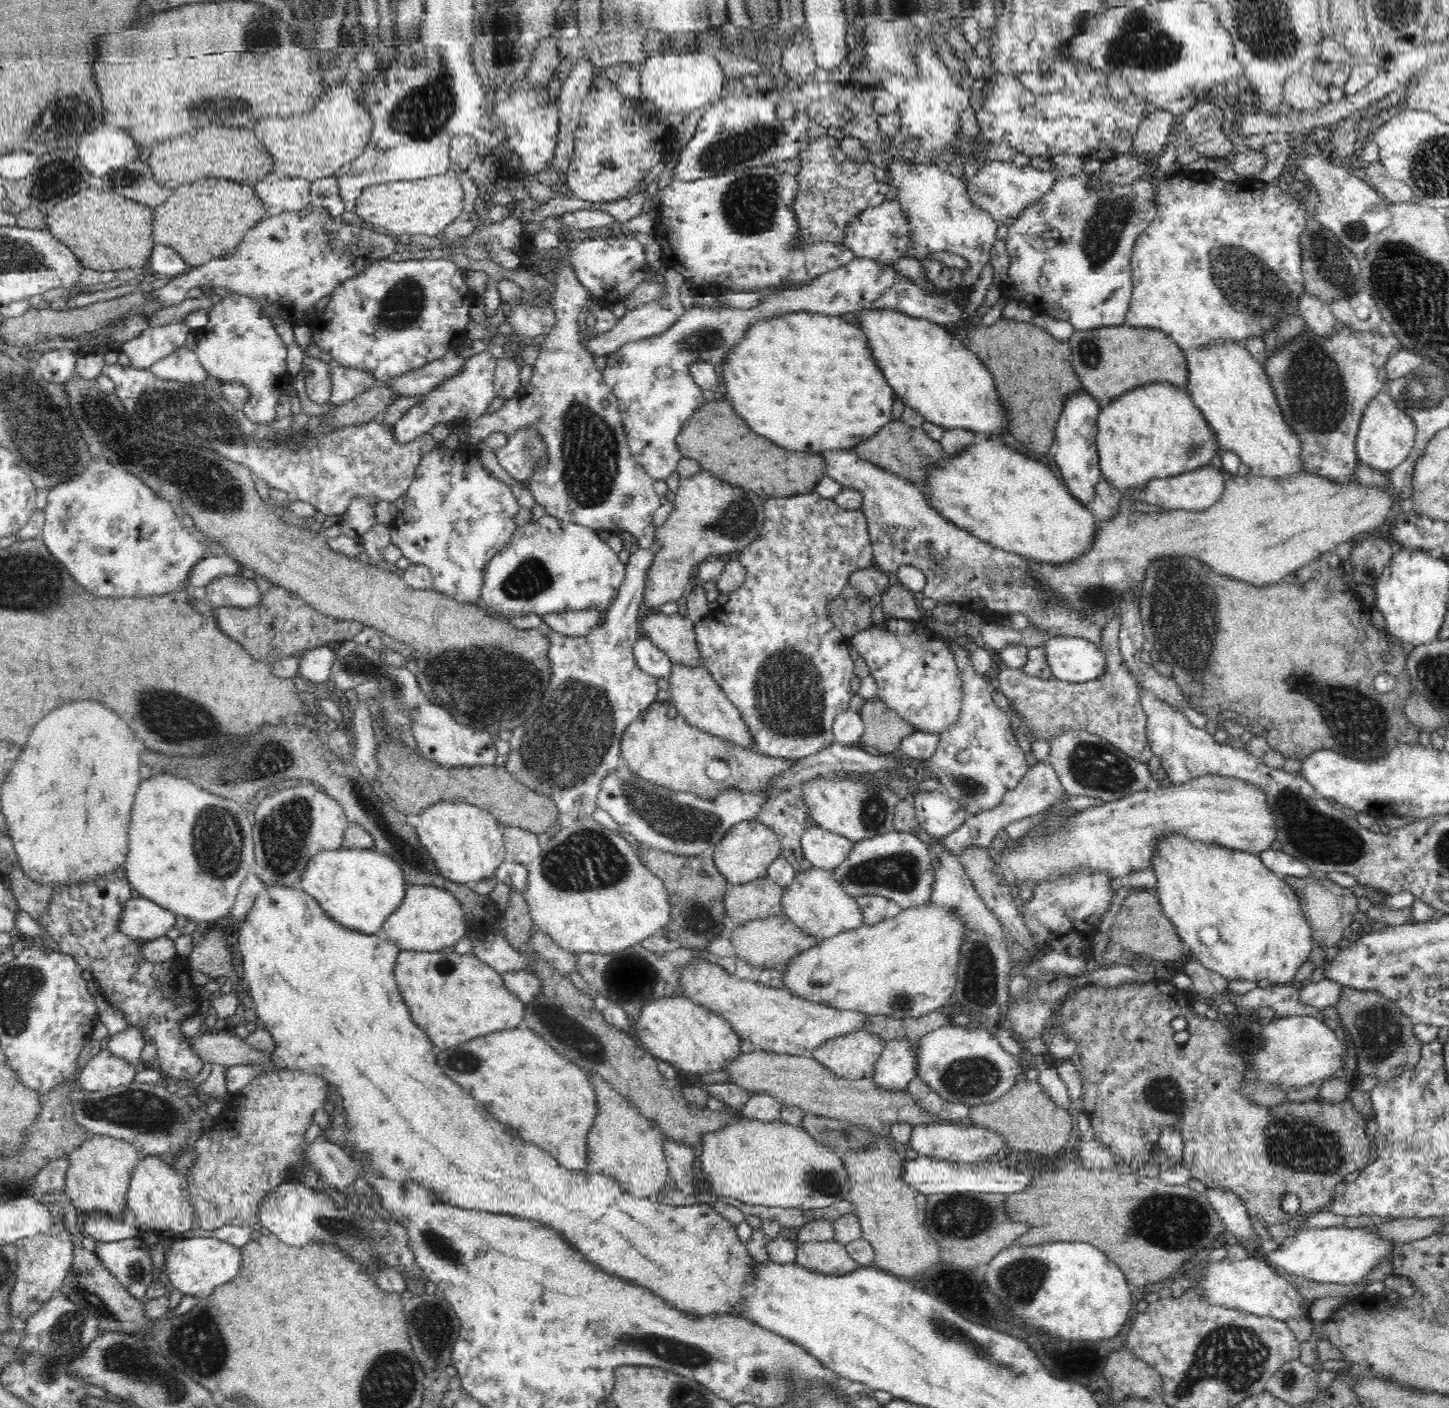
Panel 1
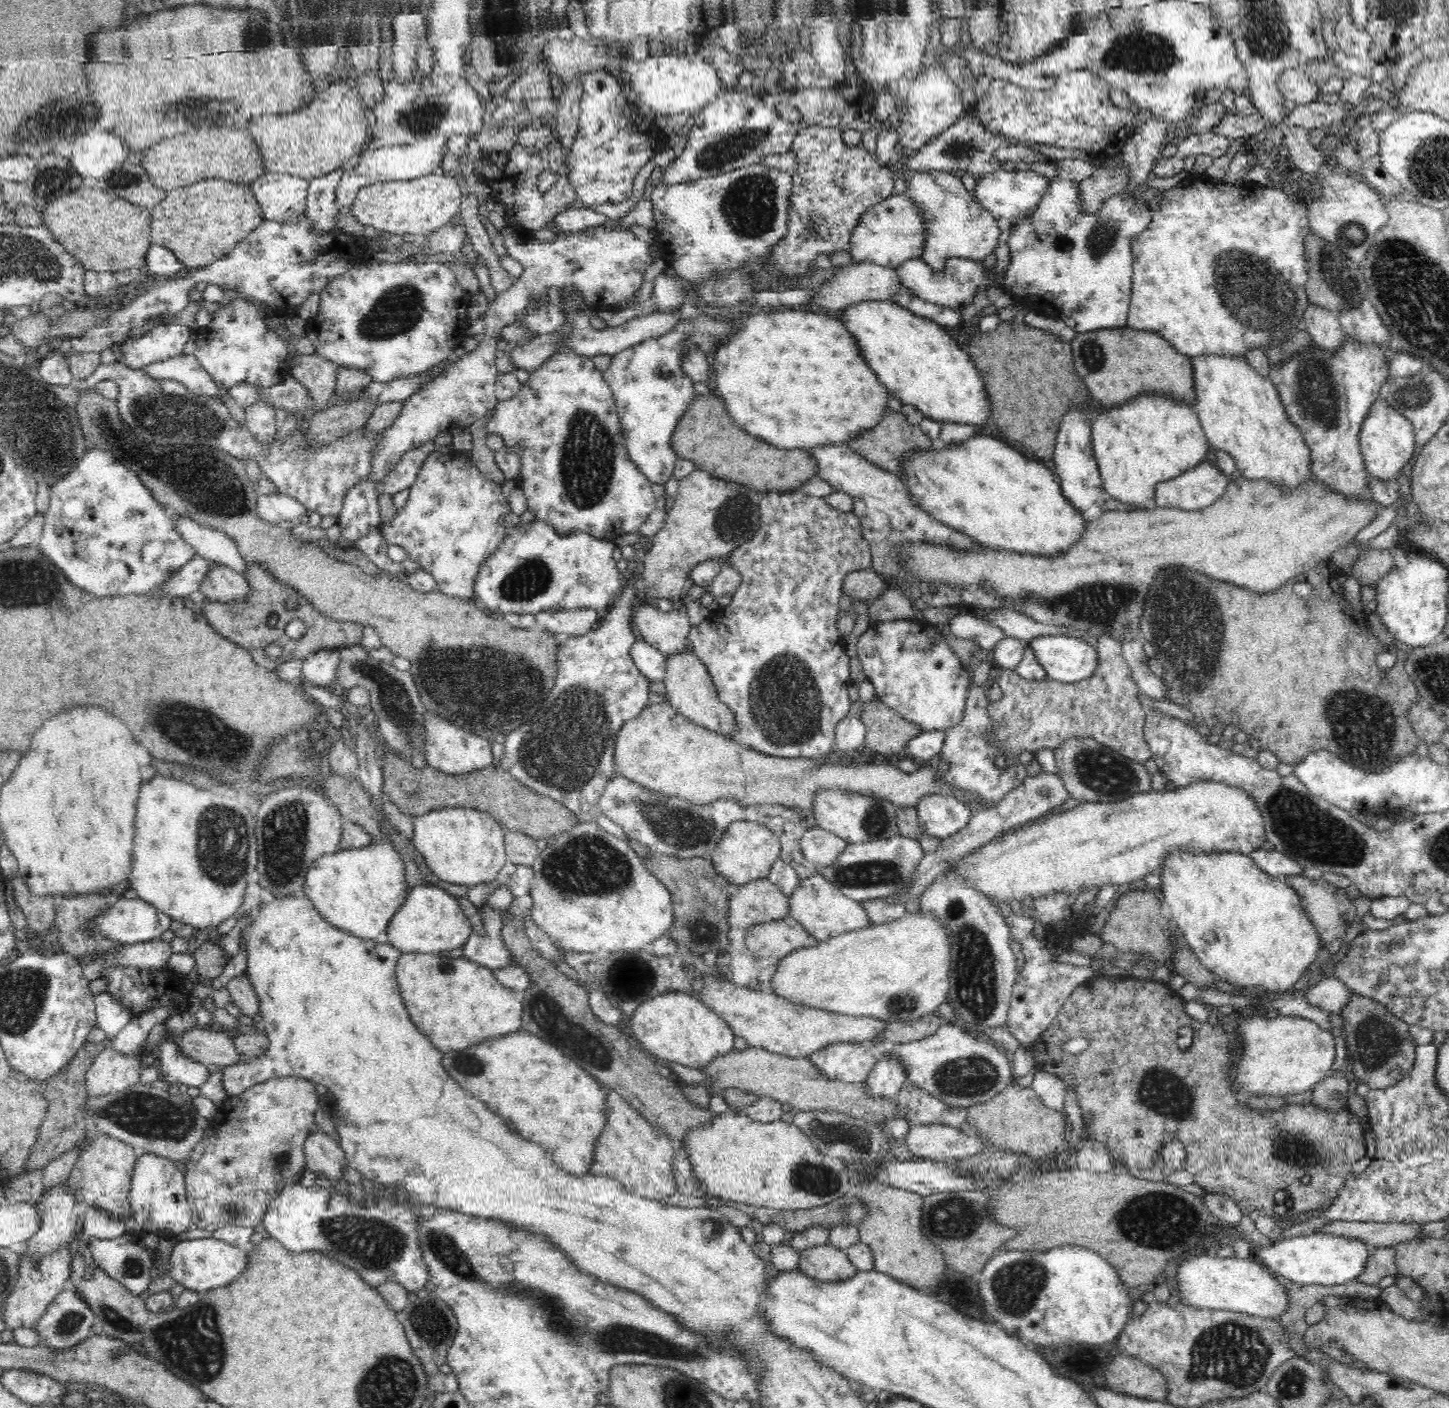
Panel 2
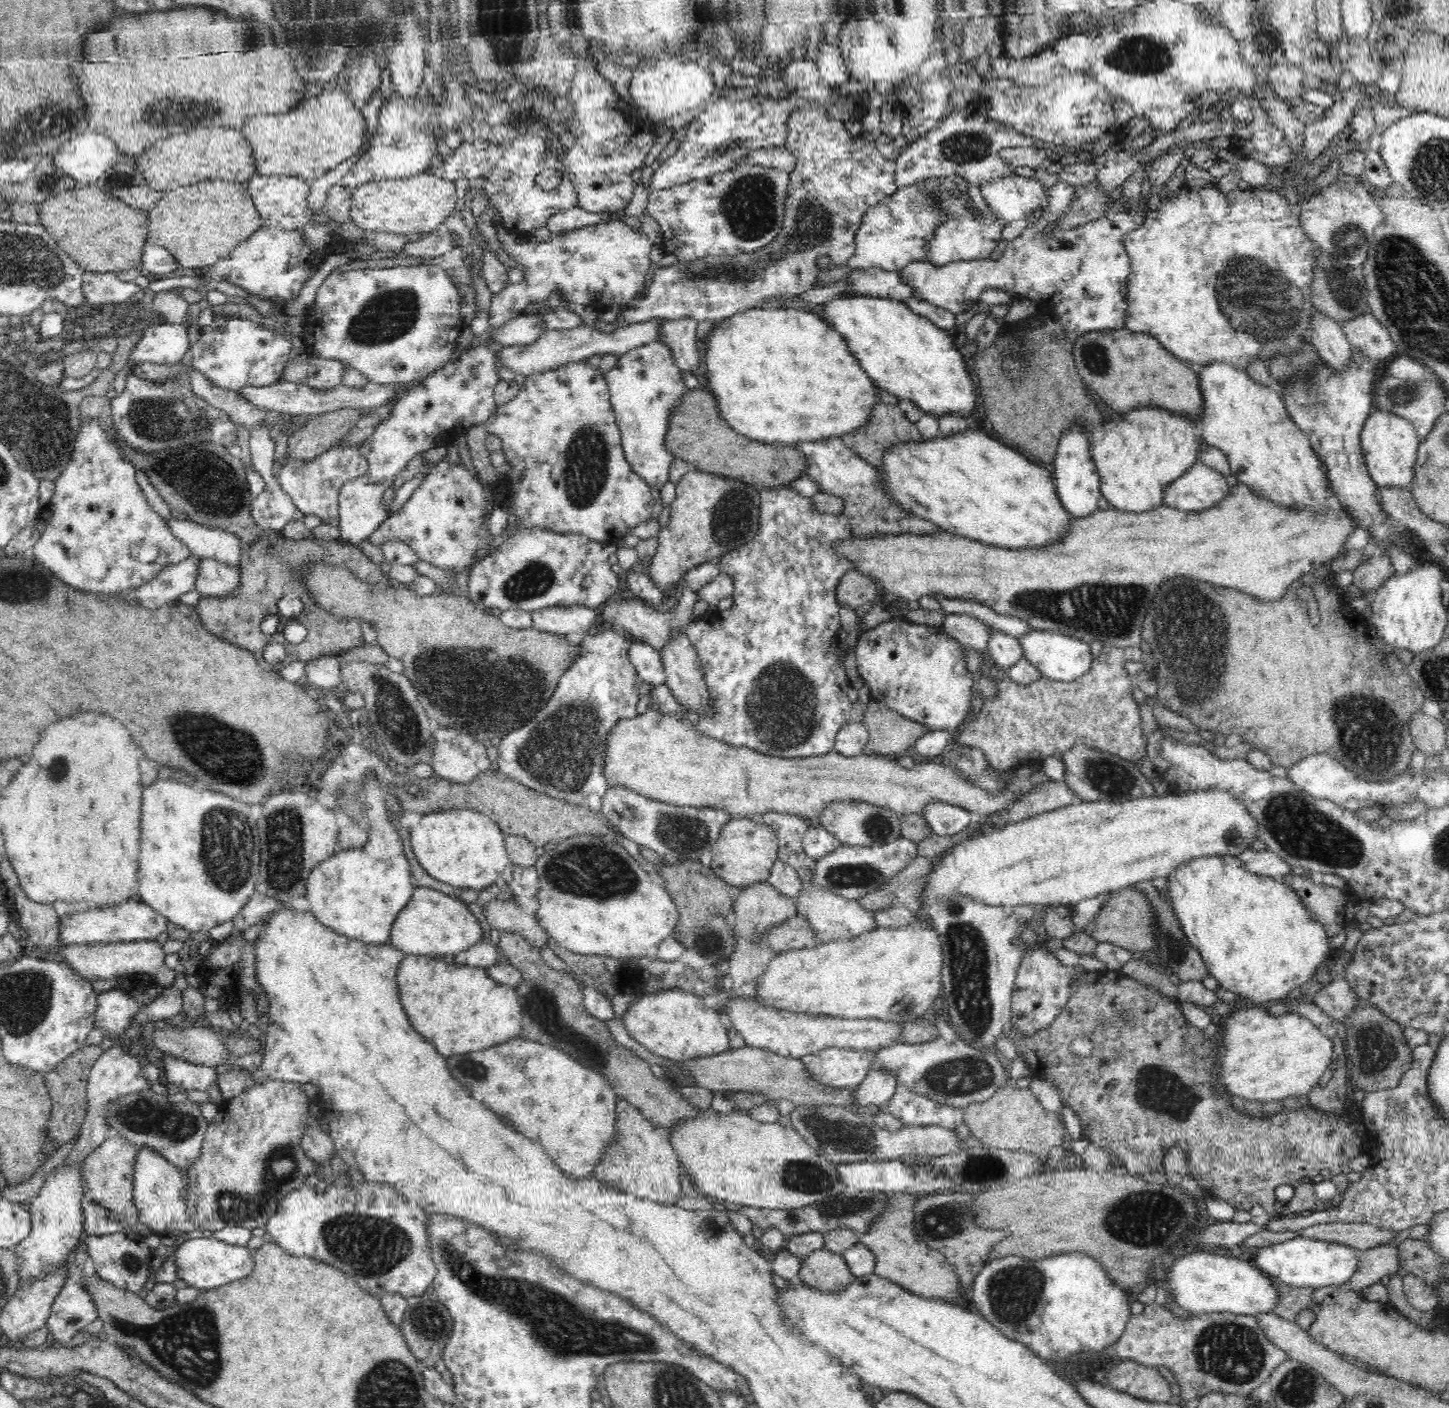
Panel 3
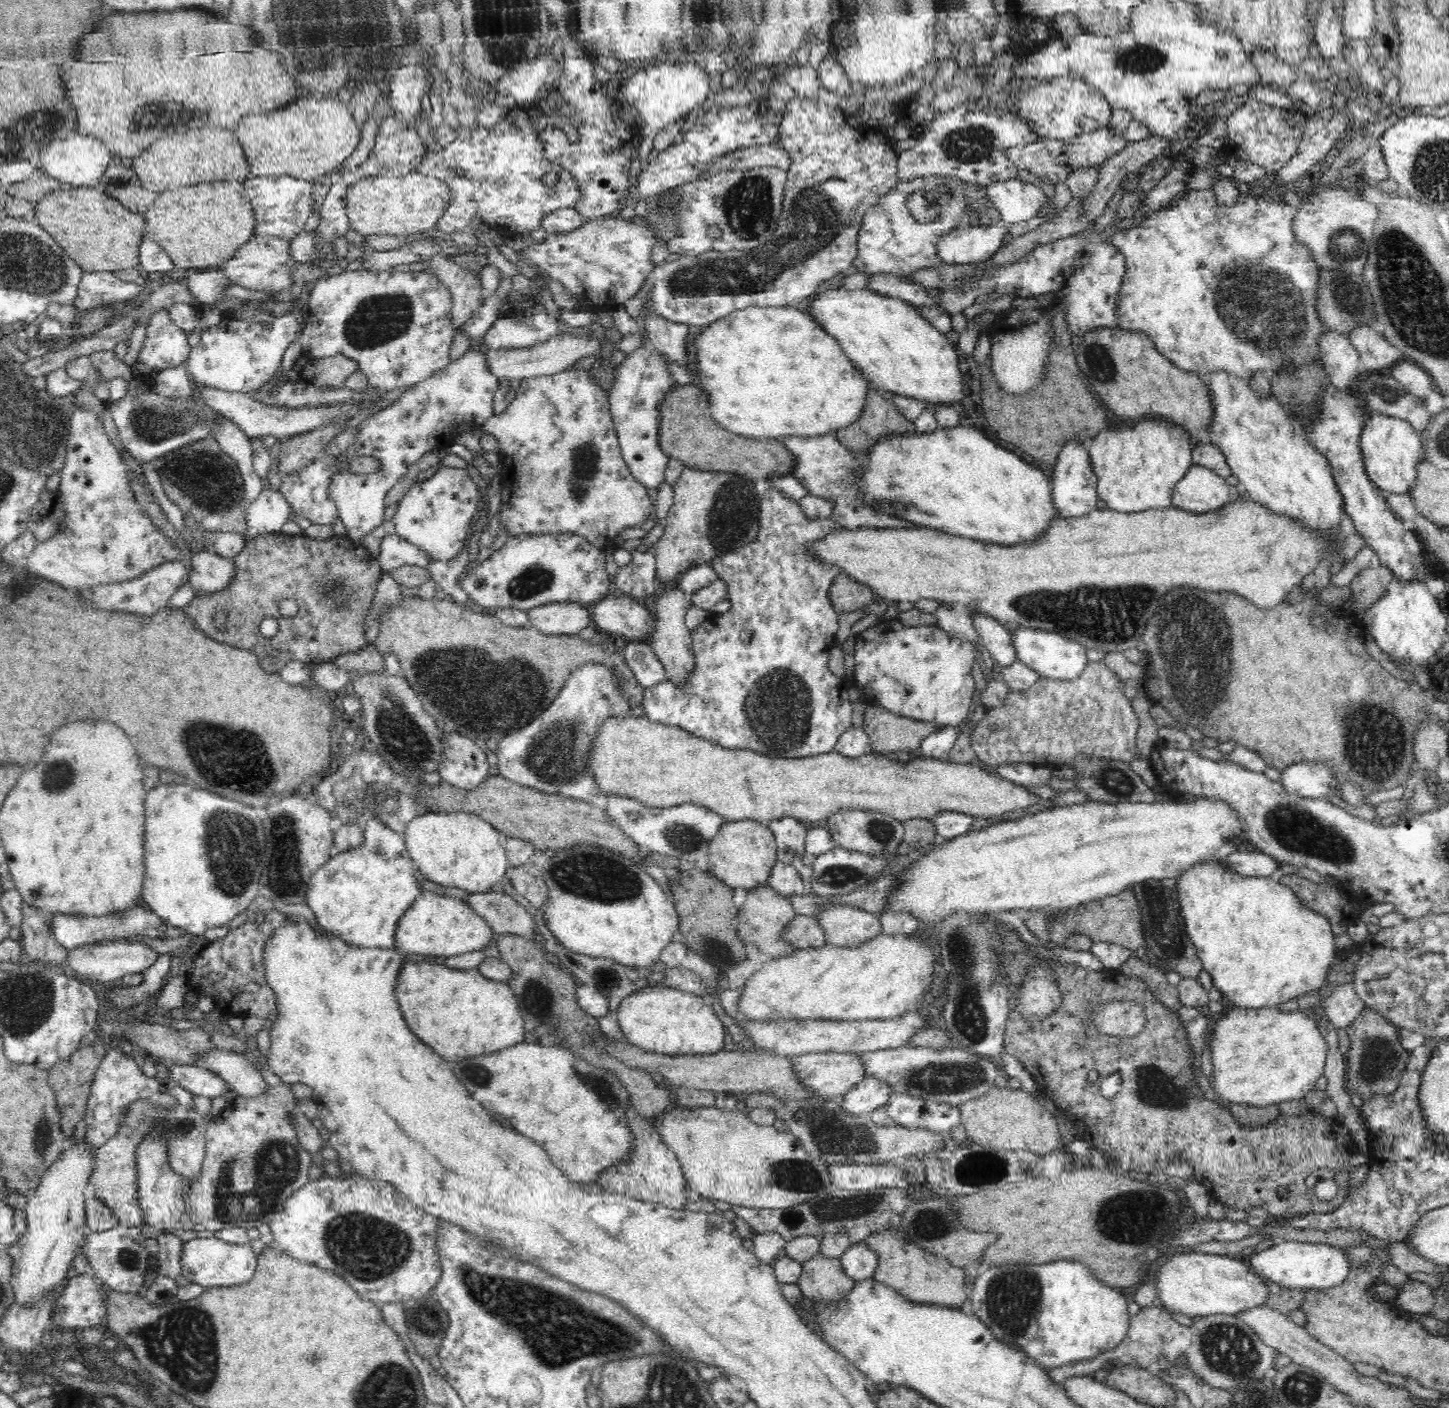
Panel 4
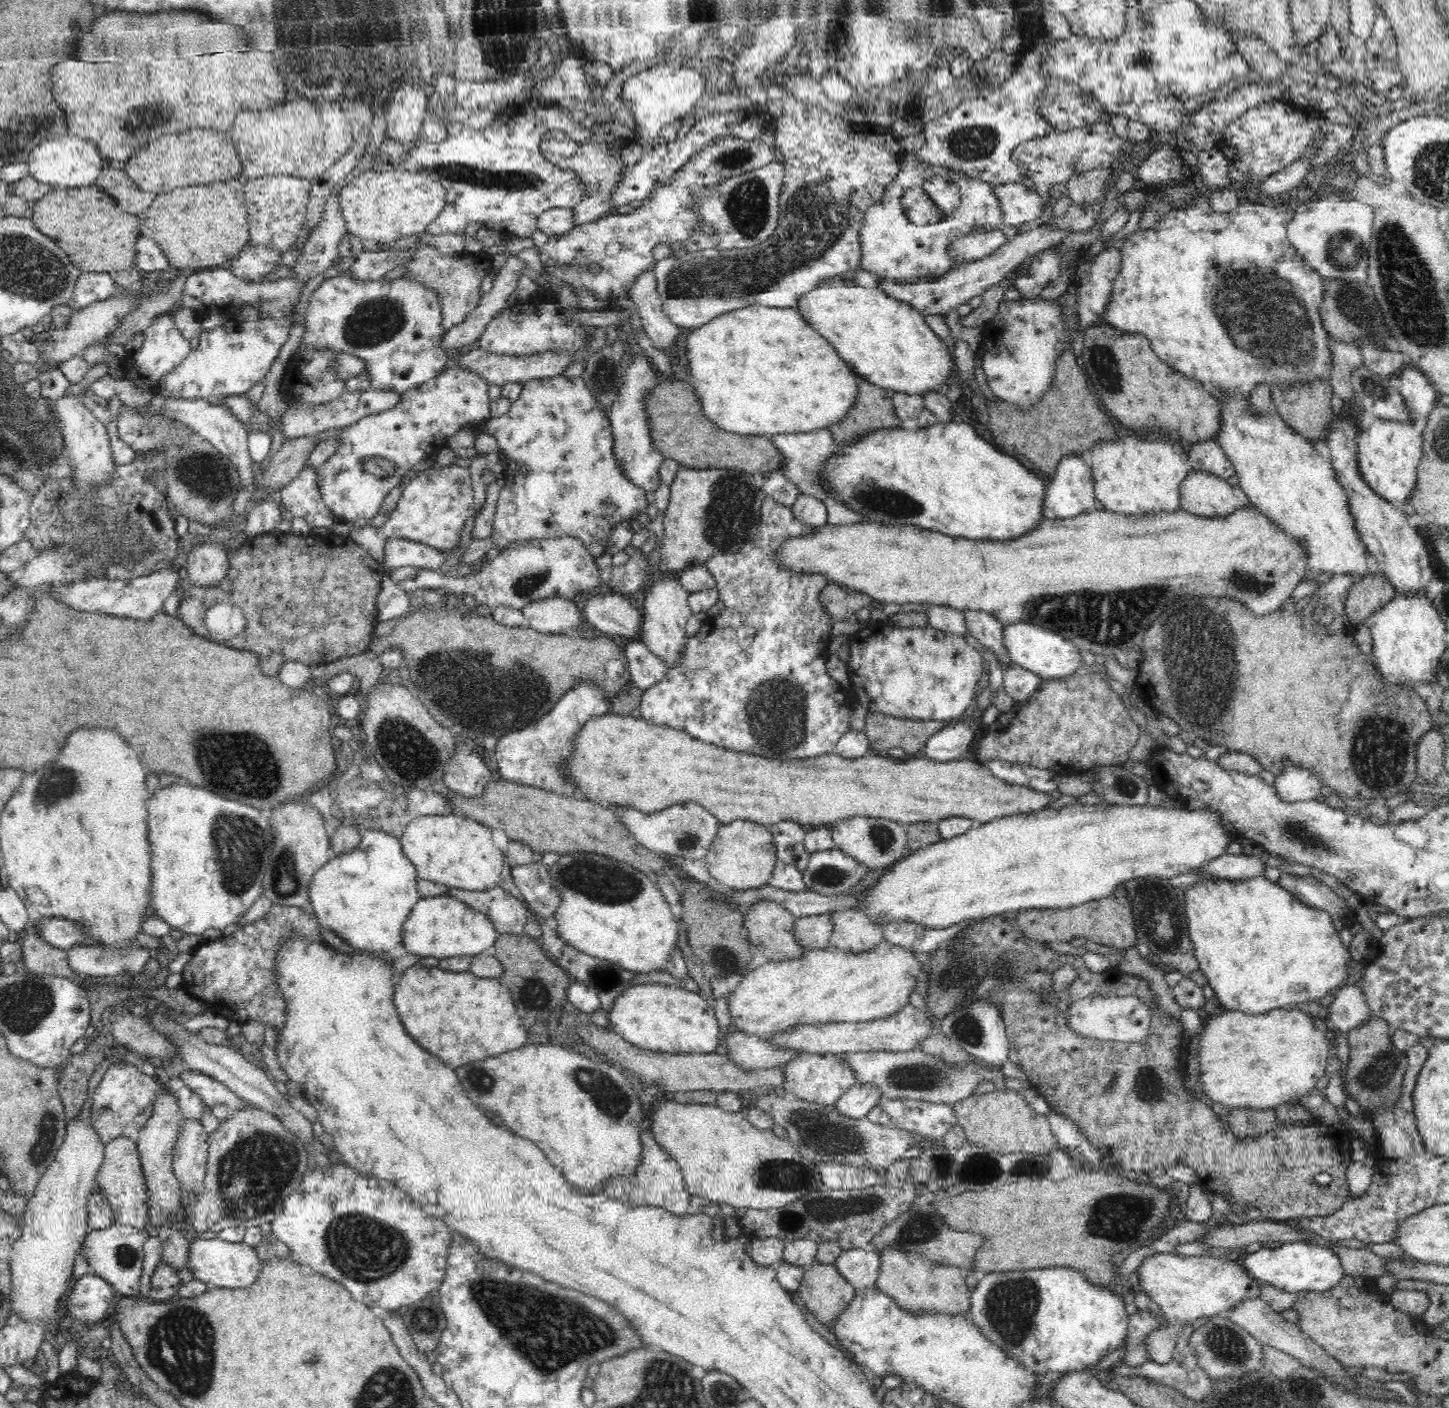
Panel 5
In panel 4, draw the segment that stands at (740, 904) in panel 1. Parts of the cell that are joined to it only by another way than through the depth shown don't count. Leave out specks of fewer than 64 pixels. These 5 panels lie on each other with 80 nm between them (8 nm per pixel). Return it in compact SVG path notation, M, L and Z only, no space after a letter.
M768 884L754 887L748 890L748 896L737 912L737 935L742 942L754 944L773 959L780 958L794 951L794 948L779 940L779 934L795 916L796 912L789 898L780 895Z

